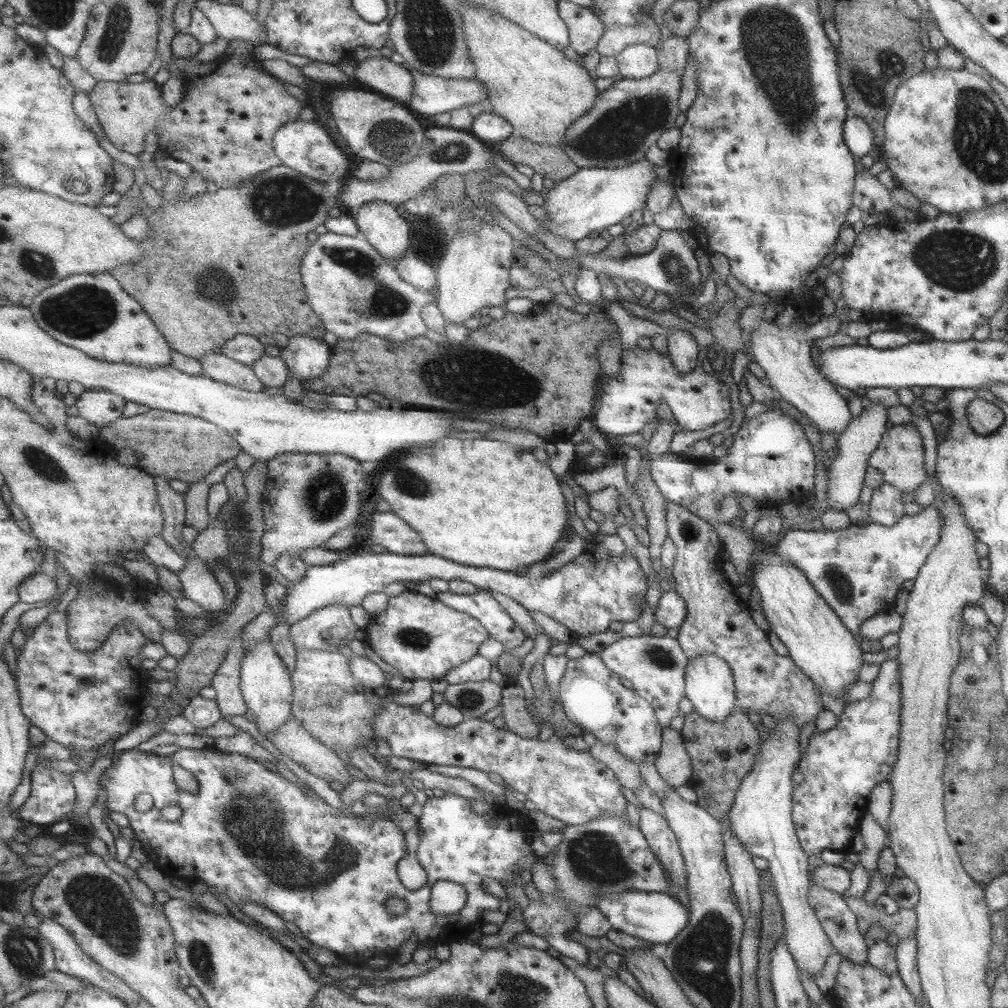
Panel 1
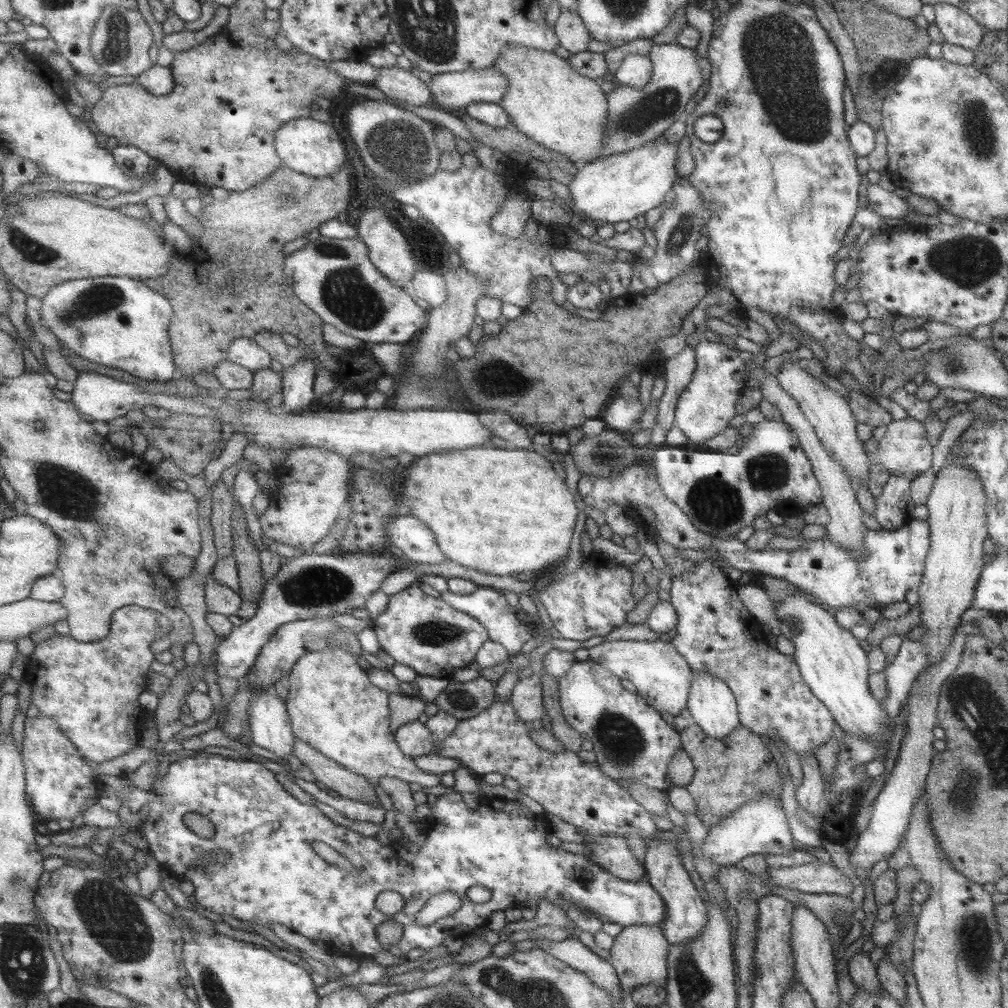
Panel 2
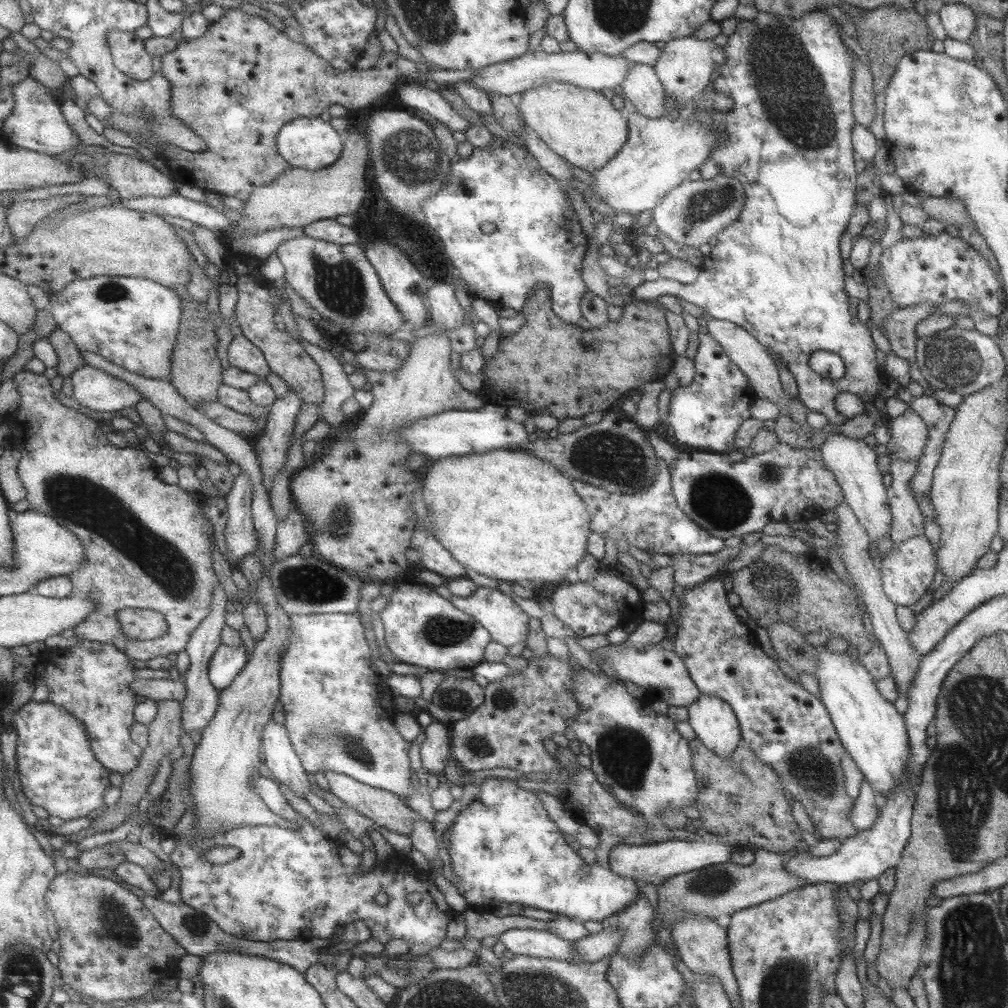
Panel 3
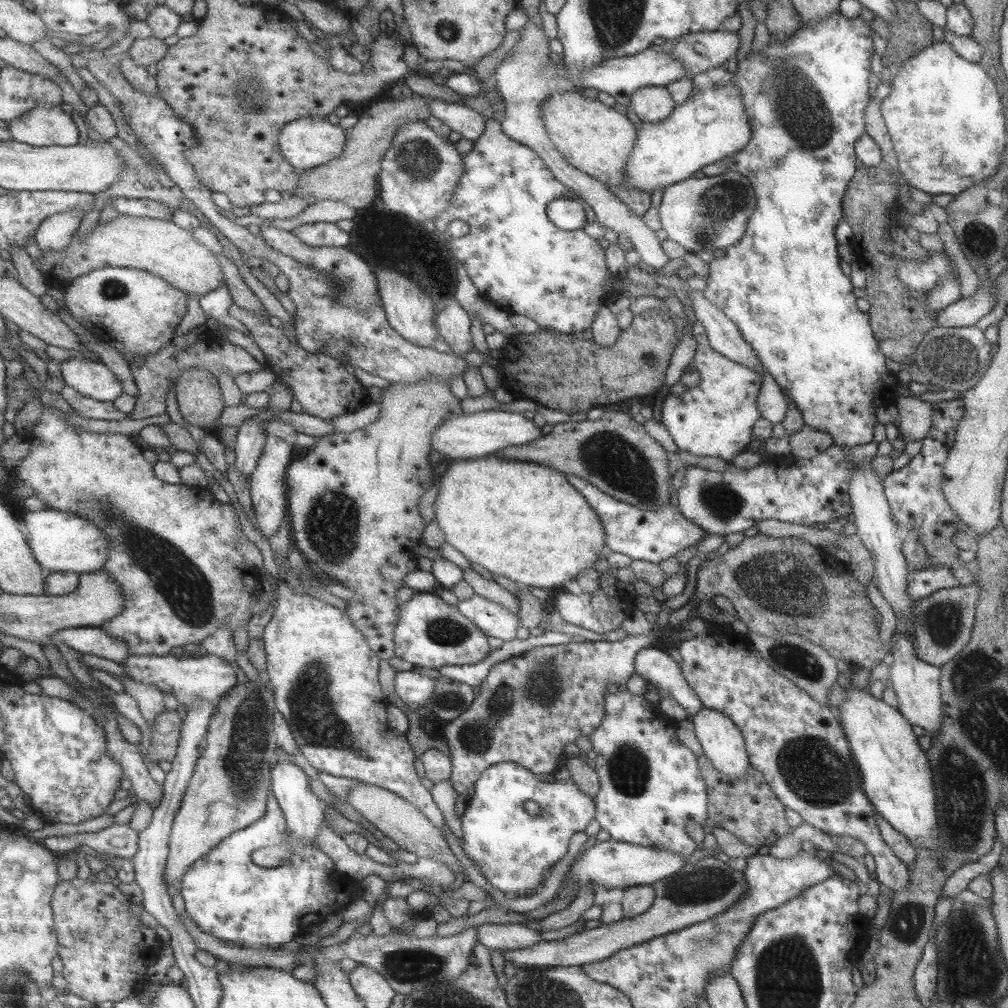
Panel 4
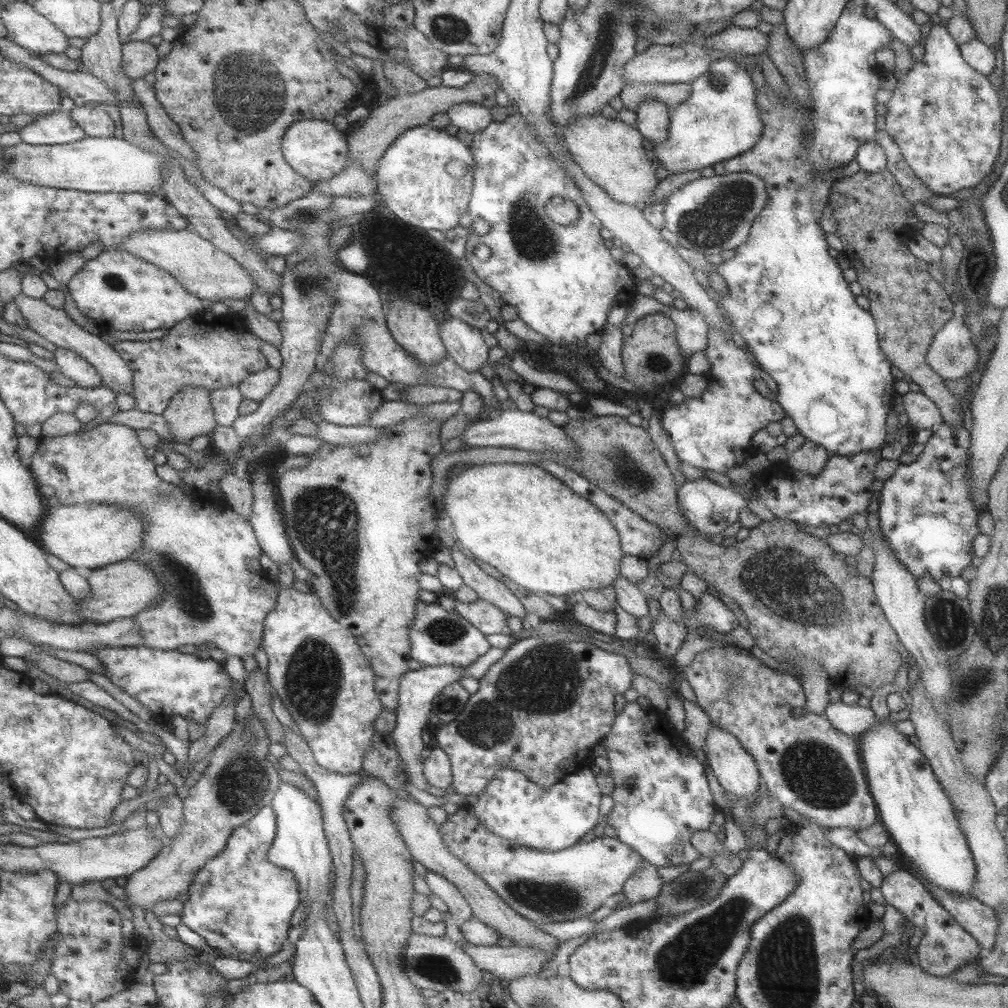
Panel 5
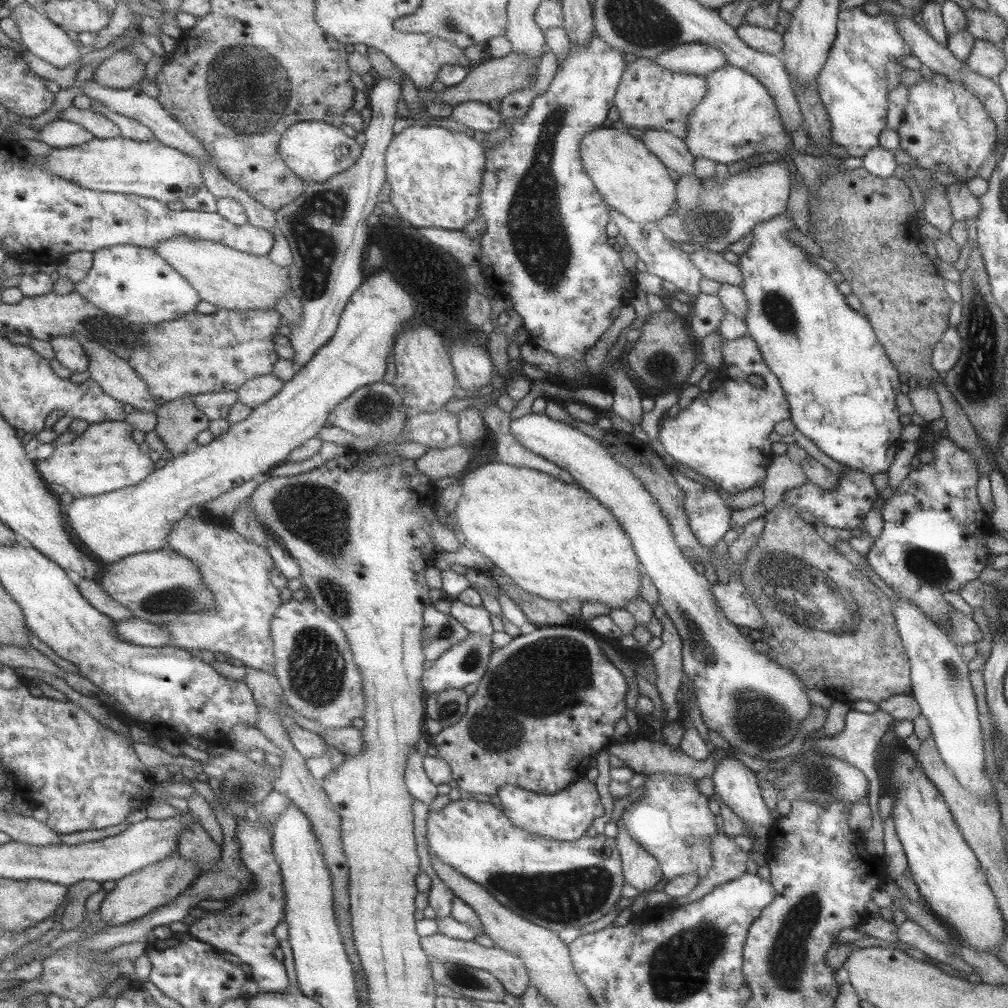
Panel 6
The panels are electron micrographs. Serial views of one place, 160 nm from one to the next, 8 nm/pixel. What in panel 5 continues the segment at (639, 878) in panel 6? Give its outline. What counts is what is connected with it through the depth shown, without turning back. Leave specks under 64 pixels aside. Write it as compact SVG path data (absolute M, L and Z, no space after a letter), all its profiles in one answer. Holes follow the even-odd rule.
M645 863L640 869L633 871L624 880L622 892L630 904L655 898L660 894L662 880L657 874L657 867Z

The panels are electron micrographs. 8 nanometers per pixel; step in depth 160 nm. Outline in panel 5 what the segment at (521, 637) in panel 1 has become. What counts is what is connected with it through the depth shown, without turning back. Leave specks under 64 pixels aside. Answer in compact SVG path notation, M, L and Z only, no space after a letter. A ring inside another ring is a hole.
M479 599L467 603L456 601L454 611L484 635L510 635L511 630L506 623L507 615L494 604Z

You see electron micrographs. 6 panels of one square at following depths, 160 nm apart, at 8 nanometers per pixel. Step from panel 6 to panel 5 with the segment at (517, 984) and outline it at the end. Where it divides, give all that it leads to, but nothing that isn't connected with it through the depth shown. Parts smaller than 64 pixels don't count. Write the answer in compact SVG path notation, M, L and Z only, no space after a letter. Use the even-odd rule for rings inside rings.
M463 944L463 953L471 958L475 967L490 972L499 981L511 983L523 976L531 976L541 971L542 965L549 962L545 951L533 947L517 947Z

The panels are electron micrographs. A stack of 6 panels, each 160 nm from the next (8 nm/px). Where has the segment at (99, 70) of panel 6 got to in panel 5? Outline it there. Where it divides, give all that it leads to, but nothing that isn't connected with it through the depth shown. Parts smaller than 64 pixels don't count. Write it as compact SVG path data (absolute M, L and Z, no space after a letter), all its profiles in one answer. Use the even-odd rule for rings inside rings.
M130 41L123 46L122 51L122 68L133 81L154 72L161 60L158 47L153 47L148 41Z

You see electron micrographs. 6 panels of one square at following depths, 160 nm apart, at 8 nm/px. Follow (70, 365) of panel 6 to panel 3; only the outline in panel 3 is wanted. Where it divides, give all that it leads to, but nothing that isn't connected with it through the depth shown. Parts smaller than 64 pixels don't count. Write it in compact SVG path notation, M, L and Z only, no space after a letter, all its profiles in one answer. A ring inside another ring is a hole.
M83 365L71 376L74 387L74 398L82 406L101 412L117 412L129 406L136 406L137 401L144 398L143 394L128 382L109 374L107 371L95 368L91 365Z

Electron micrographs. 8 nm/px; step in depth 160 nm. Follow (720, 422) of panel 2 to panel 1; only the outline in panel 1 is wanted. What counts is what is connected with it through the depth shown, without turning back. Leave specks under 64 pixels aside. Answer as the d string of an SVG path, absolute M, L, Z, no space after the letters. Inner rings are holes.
M637 346L633 351L622 350L620 361L621 370L615 379L601 376L601 394L591 417L595 428L605 436L614 438L635 434L647 423L655 428L659 420L655 416L655 407L659 400L667 404L679 428L684 430L705 430L720 420L730 418L729 399L734 396L719 380L718 373L712 373L709 367L698 363L691 372L681 376L673 368L668 355L657 353L653 348L643 350Z

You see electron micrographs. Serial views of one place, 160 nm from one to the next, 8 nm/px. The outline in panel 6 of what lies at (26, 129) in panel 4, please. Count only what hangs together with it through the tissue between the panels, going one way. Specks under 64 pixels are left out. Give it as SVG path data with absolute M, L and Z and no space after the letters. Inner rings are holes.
M55 118L39 130L39 140L54 148L78 147L96 137L82 124L63 118Z

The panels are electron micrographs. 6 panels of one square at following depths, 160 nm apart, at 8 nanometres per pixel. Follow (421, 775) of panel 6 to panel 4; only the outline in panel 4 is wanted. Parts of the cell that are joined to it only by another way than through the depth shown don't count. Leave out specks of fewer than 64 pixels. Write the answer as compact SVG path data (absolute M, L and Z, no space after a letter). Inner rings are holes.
M407 668L405 671L395 672L394 689L405 706L417 712L416 708L423 706L433 692L434 678L419 673L418 669Z

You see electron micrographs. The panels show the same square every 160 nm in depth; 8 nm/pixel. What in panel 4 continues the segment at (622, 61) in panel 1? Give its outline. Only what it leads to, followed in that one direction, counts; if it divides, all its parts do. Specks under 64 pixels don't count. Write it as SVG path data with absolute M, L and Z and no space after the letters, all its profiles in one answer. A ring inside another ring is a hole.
M665 86L639 88L631 94L631 110L642 122L659 122L667 118L675 106Z

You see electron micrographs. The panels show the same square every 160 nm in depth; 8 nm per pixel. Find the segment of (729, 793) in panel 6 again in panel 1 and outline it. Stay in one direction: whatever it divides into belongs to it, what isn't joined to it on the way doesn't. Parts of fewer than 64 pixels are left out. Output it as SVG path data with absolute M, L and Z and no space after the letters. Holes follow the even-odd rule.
M702 654L688 659L684 670L684 696L690 700L692 710L703 719L713 723L727 719L737 707L734 691L733 675L724 660L714 654Z

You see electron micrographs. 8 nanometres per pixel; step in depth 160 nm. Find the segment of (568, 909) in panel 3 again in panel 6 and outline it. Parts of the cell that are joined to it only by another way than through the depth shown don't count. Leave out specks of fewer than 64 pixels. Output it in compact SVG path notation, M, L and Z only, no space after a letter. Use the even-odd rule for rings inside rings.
M585 775L553 794L531 792L513 784L504 784L499 787L496 795L501 802L503 814L514 827L546 839L572 841L581 838L592 820L604 812L594 783L588 781Z

